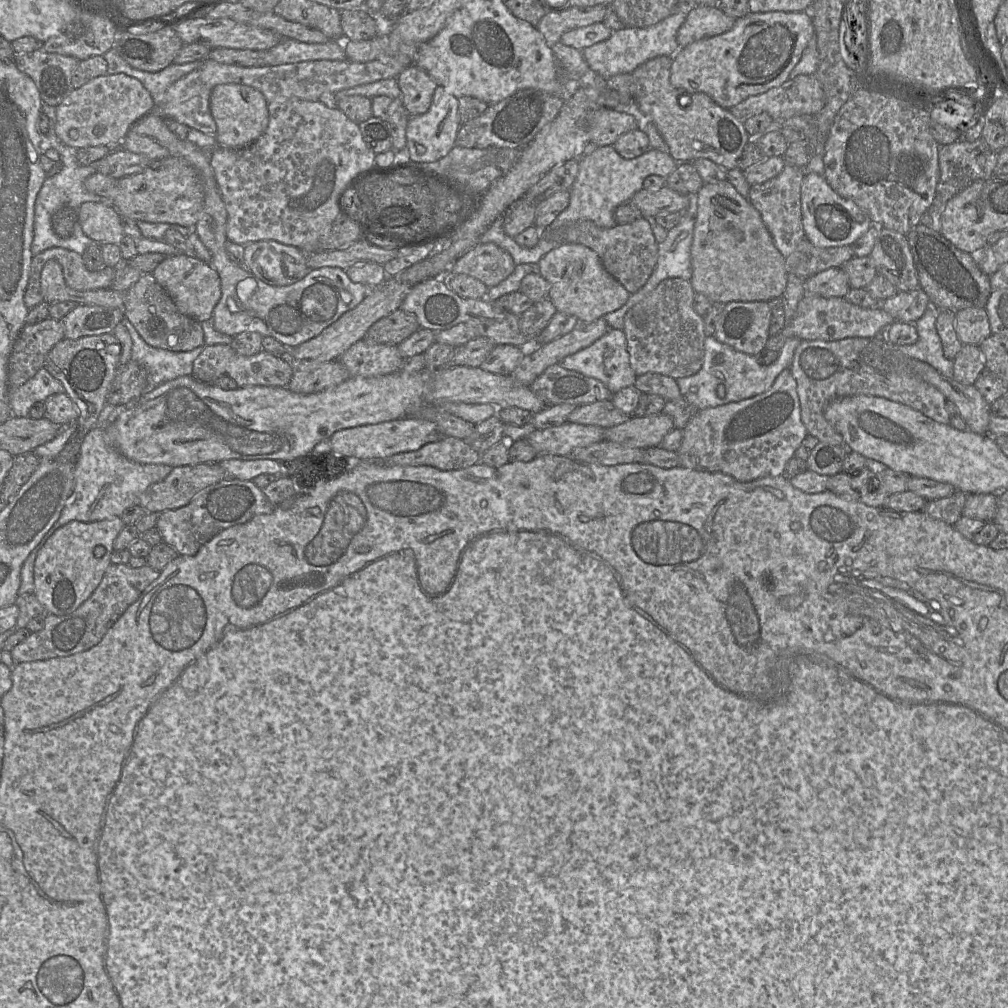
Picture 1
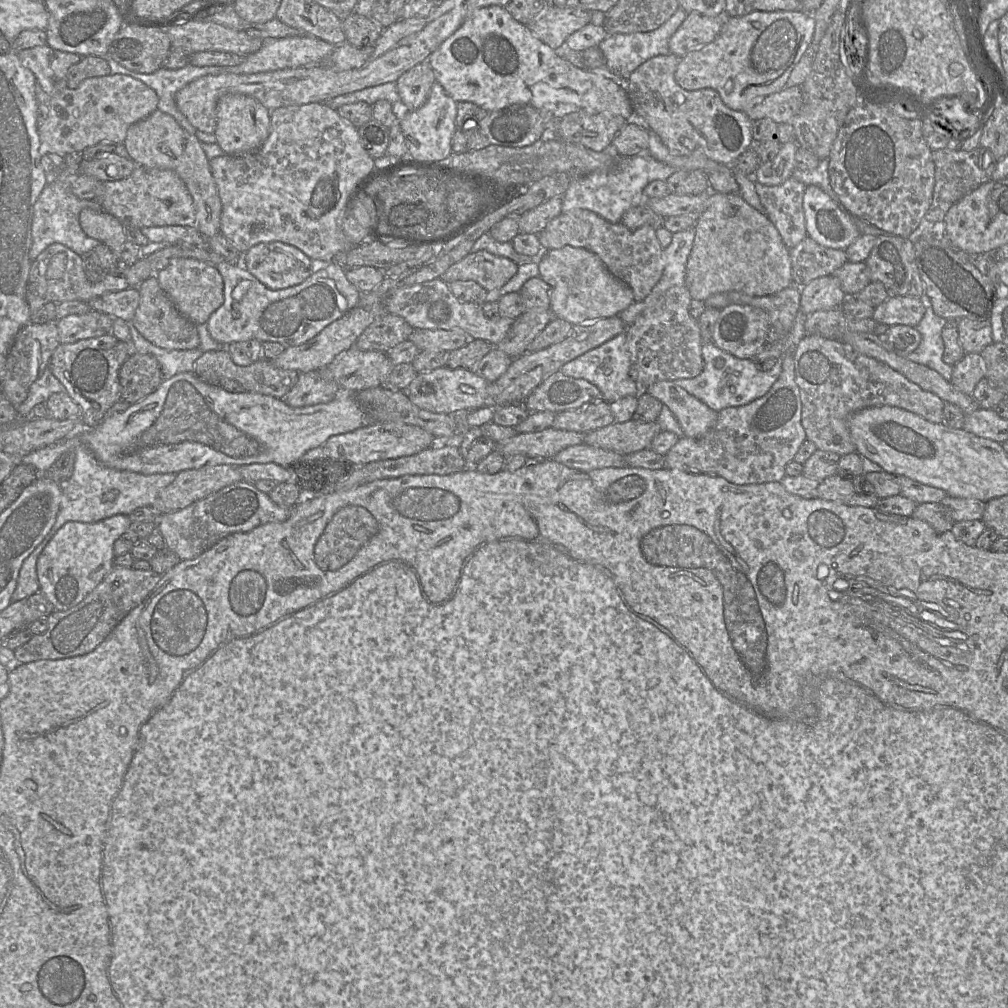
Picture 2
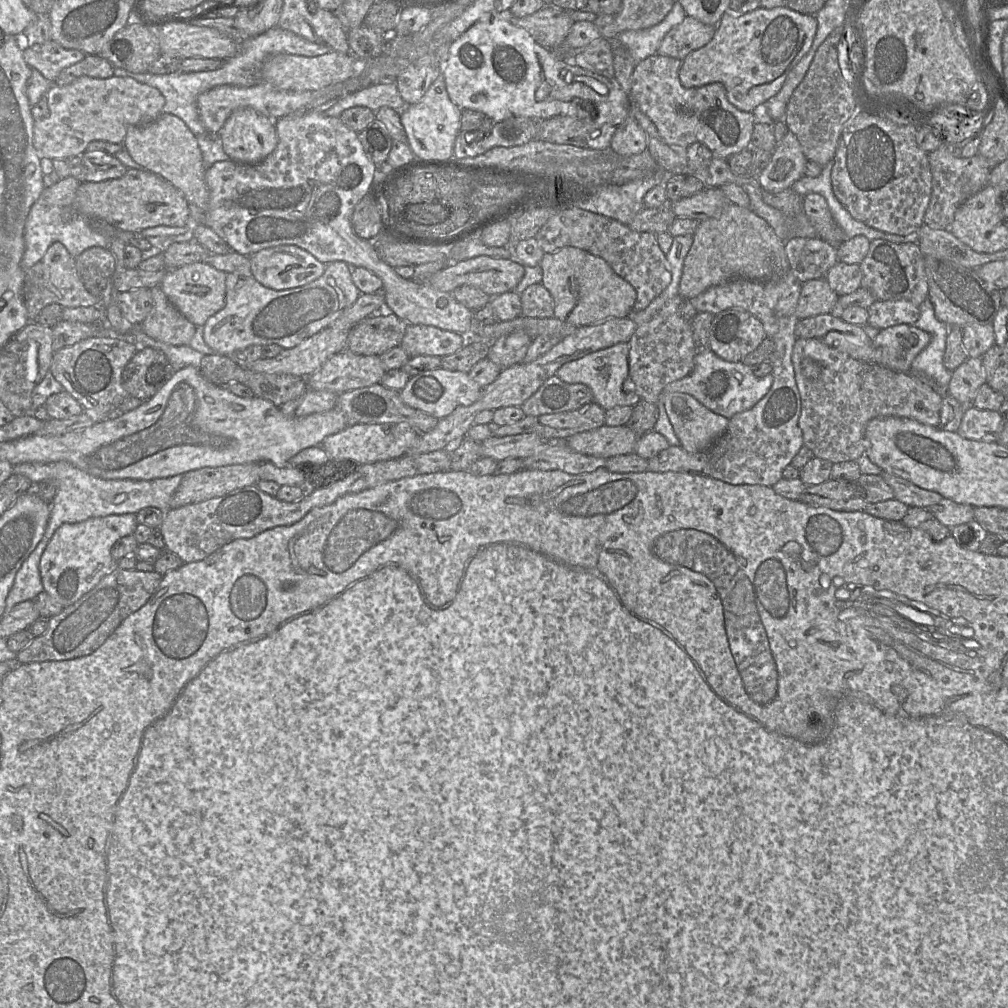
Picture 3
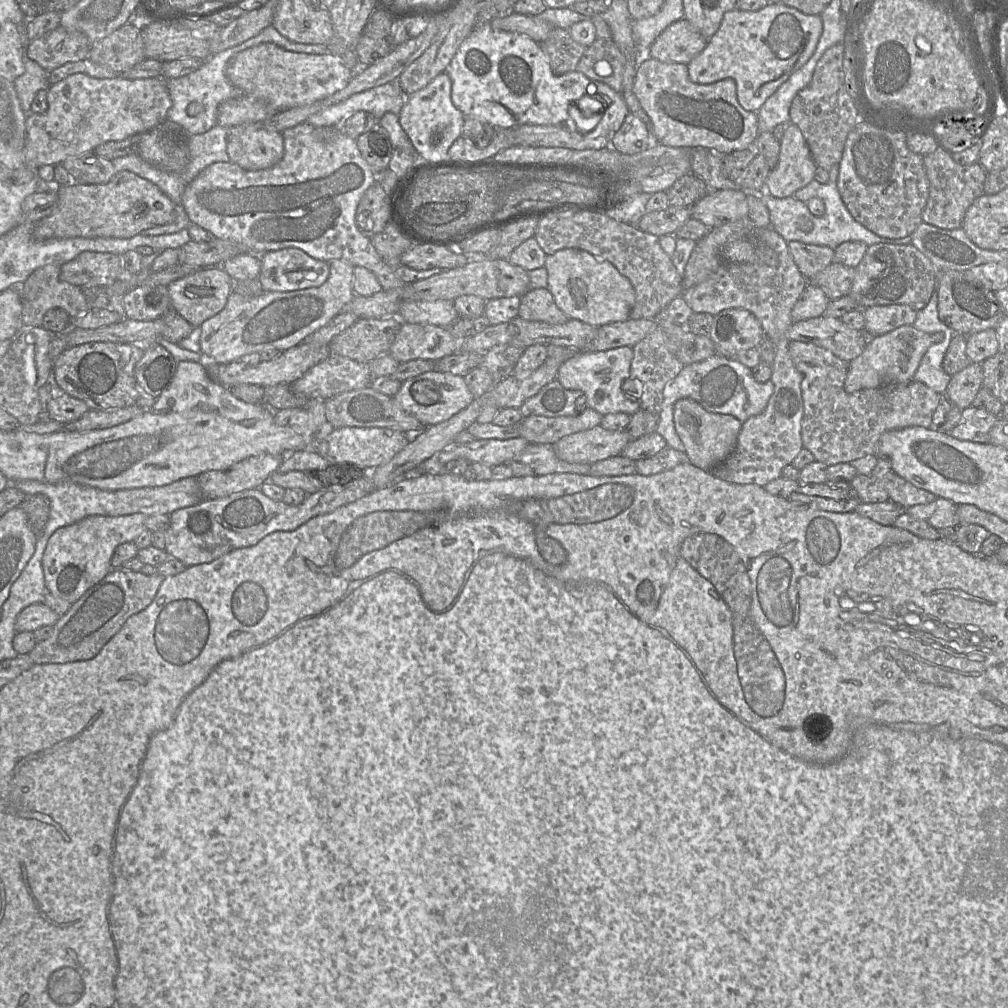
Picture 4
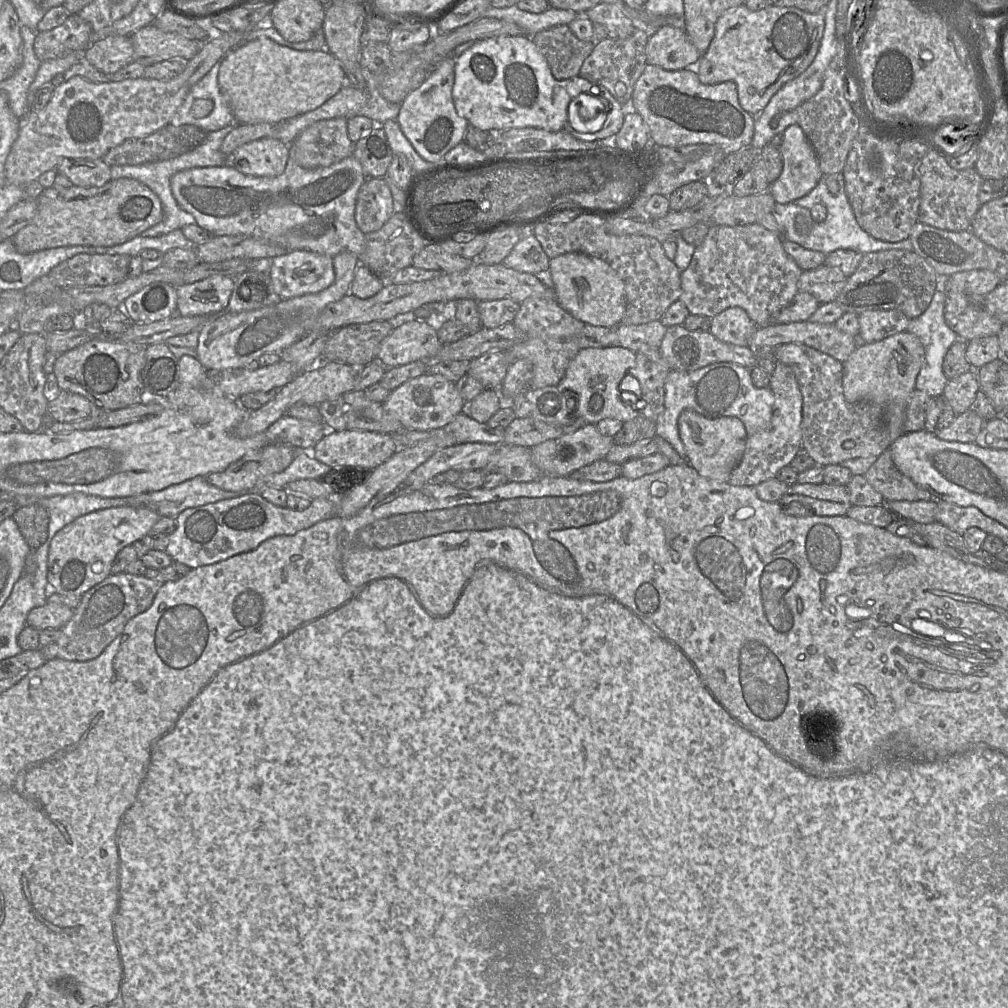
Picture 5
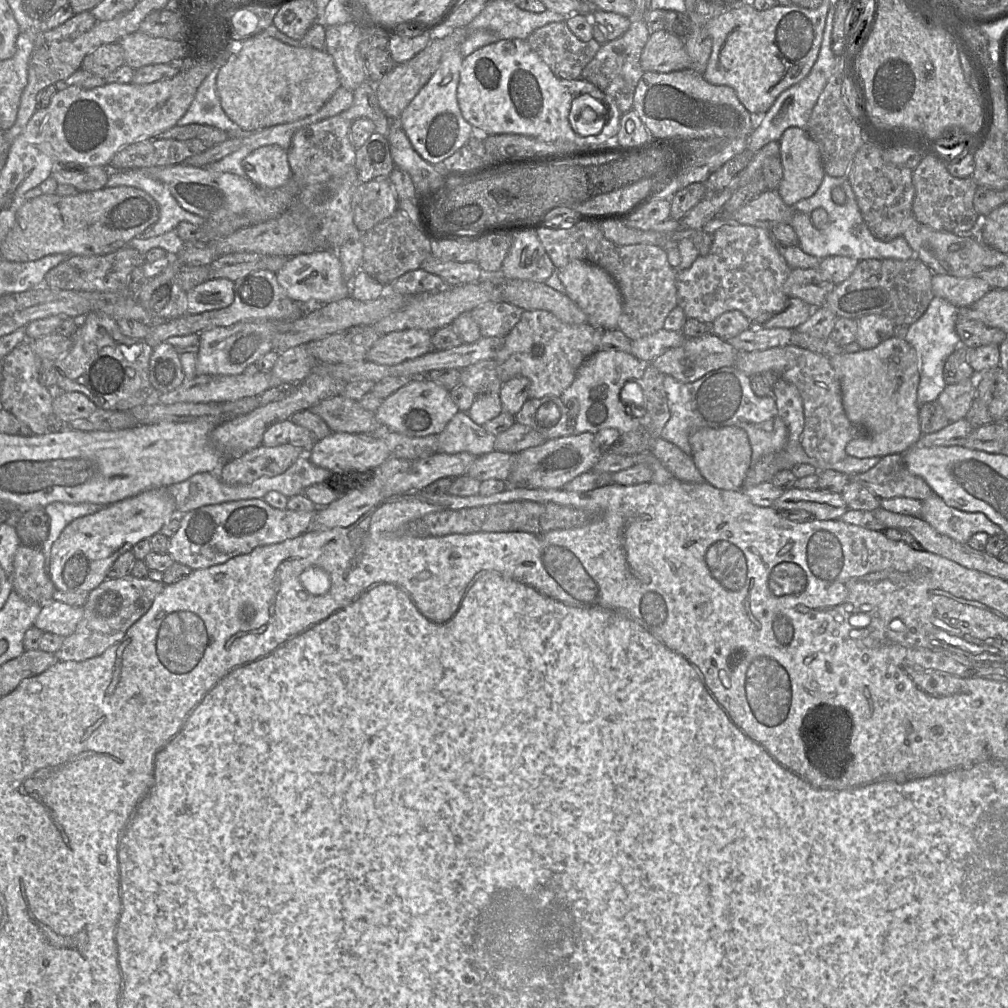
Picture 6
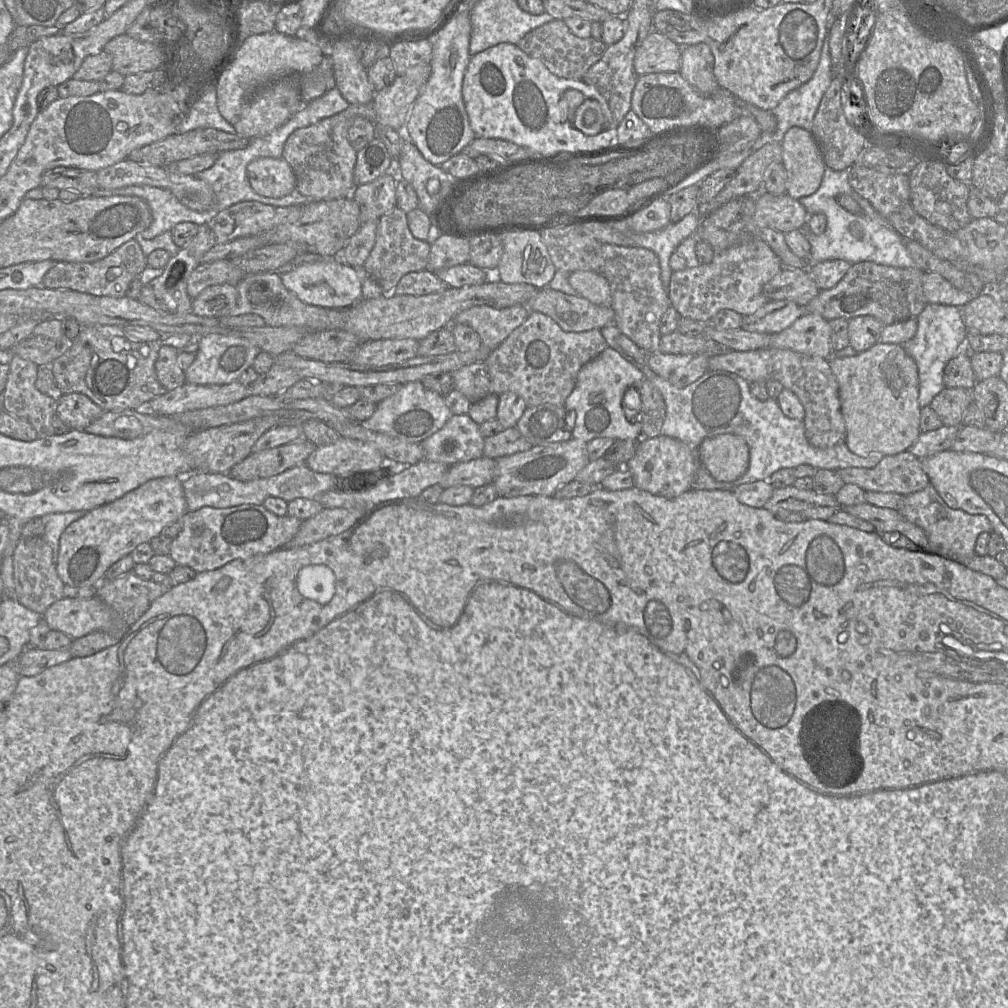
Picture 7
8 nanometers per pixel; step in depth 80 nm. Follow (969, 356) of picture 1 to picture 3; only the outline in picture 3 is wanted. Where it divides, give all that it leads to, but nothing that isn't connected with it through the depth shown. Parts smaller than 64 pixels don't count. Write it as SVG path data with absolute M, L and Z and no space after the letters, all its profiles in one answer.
M968 357L952 371L945 394L956 399L963 406L972 405L978 389L986 382L981 358Z

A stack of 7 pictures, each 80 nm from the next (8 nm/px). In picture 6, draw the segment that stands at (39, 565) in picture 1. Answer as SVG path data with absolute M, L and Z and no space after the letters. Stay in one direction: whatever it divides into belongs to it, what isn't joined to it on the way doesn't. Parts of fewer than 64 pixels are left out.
M151 488L95 513L74 519L63 529L51 547L49 576L56 589L74 593L93 590L107 578L108 570L121 554L131 550L139 541L159 533L162 526L174 516L177 516L176 506L166 488Z

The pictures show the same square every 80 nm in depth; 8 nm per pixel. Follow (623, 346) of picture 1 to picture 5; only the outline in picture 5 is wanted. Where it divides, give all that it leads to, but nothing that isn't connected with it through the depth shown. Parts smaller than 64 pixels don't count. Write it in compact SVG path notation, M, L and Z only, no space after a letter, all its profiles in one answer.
M619 346L581 349L568 364L565 375L557 386L563 394L574 392L578 395L579 415L587 424L595 425L607 418L625 423L640 415L635 406L638 398L632 392L620 394L623 386L633 378L628 373L635 360L635 352Z

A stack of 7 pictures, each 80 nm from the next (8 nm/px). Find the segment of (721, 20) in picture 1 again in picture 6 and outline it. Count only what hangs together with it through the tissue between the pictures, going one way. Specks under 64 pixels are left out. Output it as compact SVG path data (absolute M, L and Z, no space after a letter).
M665 30L651 32L642 50L640 64L644 72L661 73L692 67L684 40Z

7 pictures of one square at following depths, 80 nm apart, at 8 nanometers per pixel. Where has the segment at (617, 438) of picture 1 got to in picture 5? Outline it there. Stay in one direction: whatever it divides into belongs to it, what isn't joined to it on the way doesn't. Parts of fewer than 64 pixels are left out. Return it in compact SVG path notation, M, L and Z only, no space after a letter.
M586 424L574 433L564 434L532 447L531 454L543 476L569 476L583 466L605 459L614 445L613 437L602 435L594 424Z

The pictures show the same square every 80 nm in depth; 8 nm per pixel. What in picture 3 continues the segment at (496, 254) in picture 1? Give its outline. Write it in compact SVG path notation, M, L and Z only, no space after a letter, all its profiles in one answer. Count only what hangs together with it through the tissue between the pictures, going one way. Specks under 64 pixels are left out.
M477 256L458 262L455 265L449 265L431 276L426 283L436 290L448 293L451 293L459 286L470 285L482 290L490 297L495 297L514 291L515 287L522 280L524 273L525 266L512 260Z

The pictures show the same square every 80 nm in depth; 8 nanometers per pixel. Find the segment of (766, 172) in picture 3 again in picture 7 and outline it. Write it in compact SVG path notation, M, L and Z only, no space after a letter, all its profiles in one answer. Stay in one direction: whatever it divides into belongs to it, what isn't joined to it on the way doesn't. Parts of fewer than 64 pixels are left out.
M791 127L781 145L782 164L788 177L786 194L796 200L814 194L822 183L826 165L812 133L801 127Z

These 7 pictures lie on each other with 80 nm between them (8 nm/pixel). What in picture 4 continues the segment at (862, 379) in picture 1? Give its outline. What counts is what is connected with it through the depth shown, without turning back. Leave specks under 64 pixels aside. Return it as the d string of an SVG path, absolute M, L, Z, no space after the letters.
M790 341L789 355L802 375L803 416L801 439L816 461L827 466L876 455L883 433L907 427L930 428L941 395L924 383L889 383L878 388L847 393L844 382L849 362L812 343Z

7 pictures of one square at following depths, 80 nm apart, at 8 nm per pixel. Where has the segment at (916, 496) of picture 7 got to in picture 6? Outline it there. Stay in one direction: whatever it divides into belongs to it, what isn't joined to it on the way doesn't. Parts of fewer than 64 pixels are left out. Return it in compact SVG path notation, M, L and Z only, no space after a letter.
M935 493L922 501L920 518L928 522L940 534L967 543L977 532L1006 537L1003 529L982 512L966 512L947 505Z

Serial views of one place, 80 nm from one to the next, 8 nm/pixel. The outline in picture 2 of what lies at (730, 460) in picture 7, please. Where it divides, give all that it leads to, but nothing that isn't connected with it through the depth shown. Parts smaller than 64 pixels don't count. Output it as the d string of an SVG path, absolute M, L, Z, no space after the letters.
M658 381L644 391L671 410L686 437L698 438L704 435L717 421L718 412L676 385L674 381Z

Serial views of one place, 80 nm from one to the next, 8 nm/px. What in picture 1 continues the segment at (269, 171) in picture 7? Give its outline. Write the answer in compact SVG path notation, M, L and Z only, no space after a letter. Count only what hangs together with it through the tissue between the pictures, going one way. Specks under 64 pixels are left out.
M229 83L215 86L210 95L210 112L216 123L217 146L237 149L255 142L266 130L269 113L264 95L253 87Z

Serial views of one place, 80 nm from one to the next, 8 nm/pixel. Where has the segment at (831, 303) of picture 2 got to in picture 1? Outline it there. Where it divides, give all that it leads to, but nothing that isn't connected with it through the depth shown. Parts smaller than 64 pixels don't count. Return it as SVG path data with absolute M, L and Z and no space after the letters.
M834 267L808 278L804 283L804 296L845 297L850 289L842 267Z

